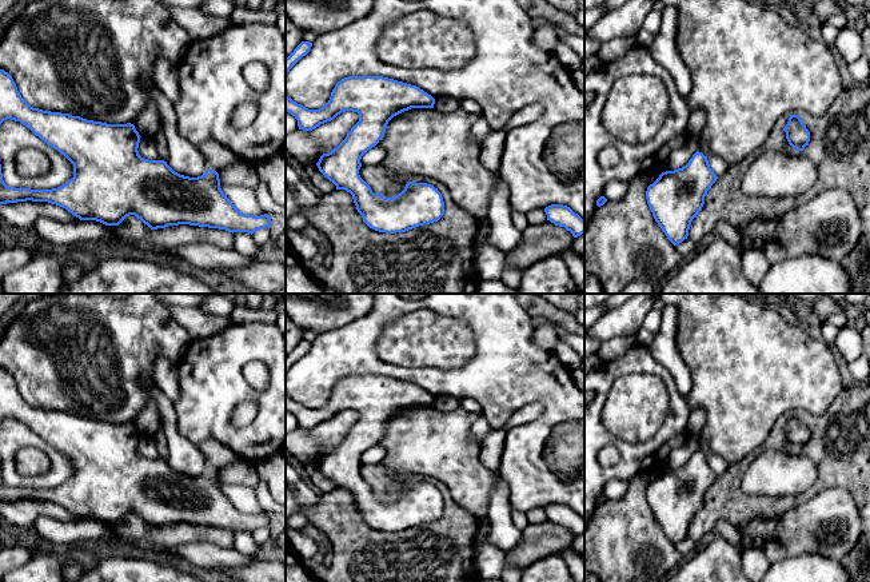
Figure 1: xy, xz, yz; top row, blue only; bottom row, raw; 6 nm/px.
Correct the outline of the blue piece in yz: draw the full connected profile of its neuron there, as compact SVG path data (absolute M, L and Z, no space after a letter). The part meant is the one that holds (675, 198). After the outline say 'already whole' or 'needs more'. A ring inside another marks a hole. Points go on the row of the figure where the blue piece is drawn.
M697 151L686 166L674 171L666 171L647 187L646 199L658 226L667 239L678 246L689 236L691 222L705 204L705 196L718 176L710 168L707 156Z | already whole

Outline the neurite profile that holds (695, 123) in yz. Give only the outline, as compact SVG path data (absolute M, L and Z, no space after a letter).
M691 109L690 119L687 123L689 136L701 136L705 125L705 112L702 109Z

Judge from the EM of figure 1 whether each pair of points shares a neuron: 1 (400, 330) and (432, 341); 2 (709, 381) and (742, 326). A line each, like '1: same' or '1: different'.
1: same
2: same

